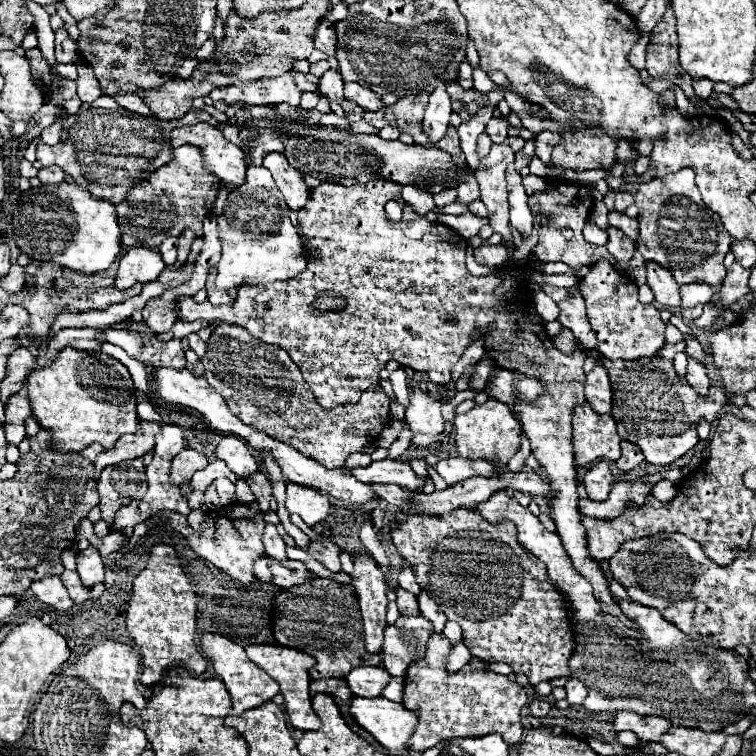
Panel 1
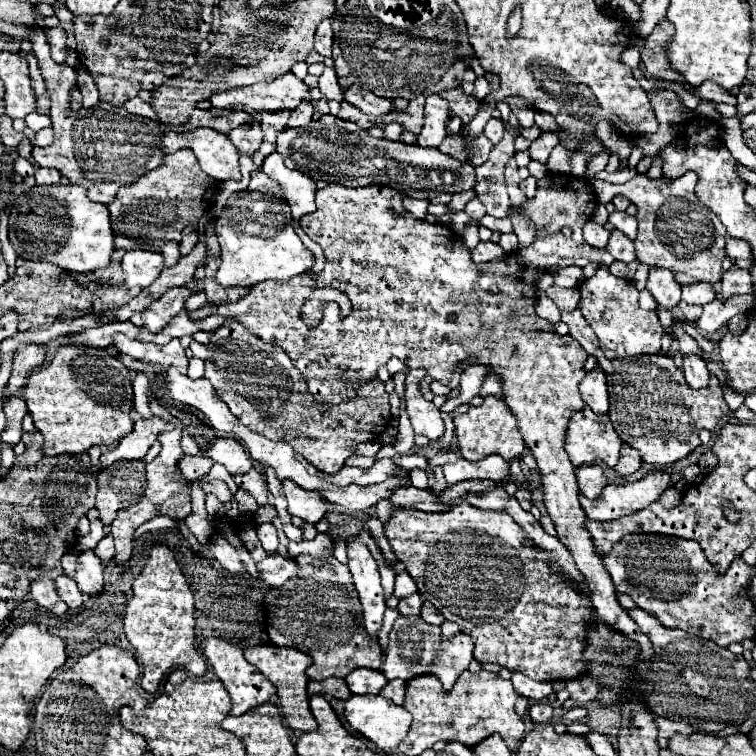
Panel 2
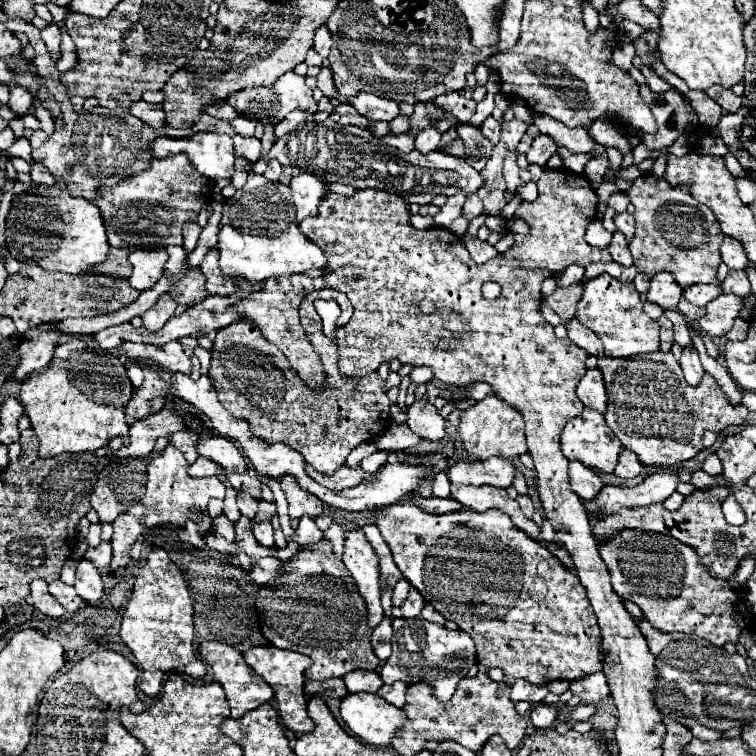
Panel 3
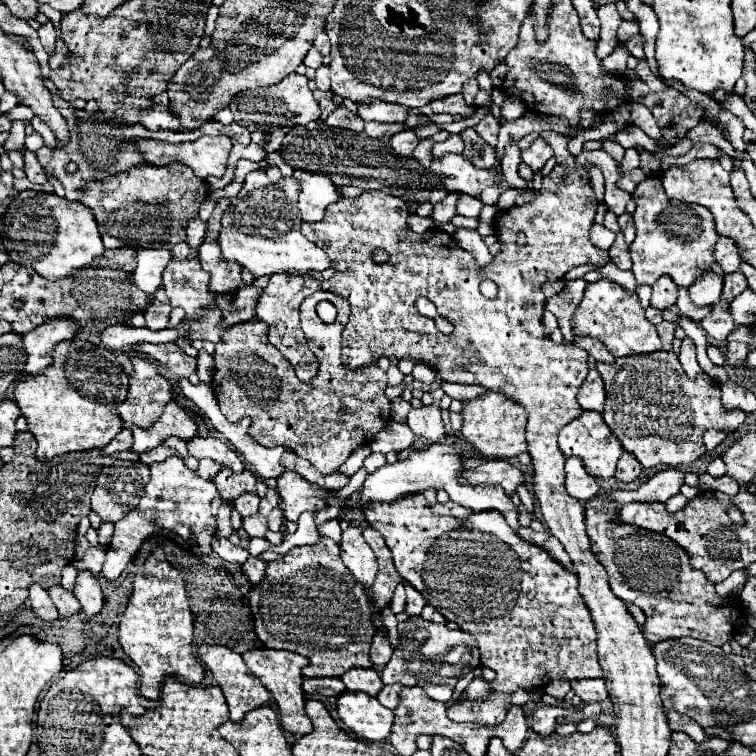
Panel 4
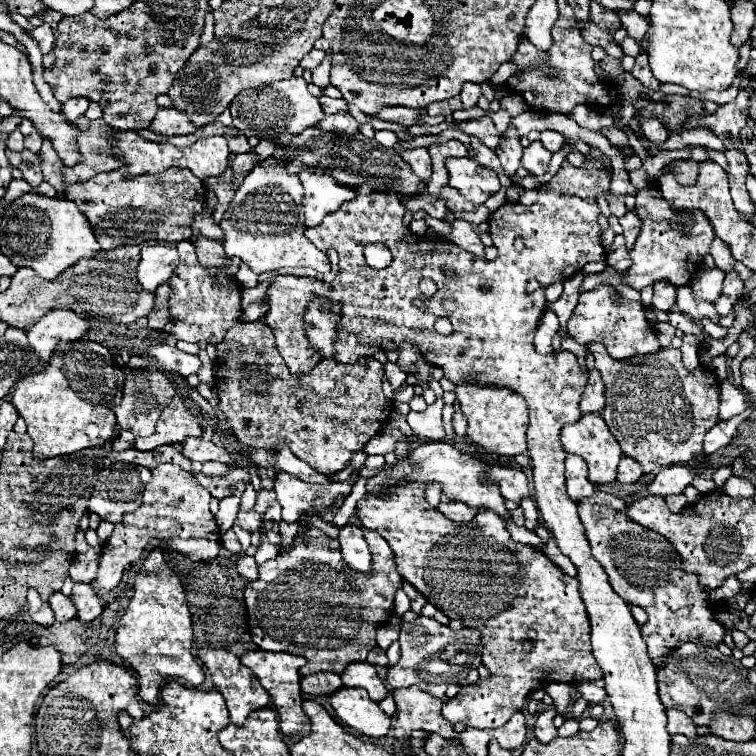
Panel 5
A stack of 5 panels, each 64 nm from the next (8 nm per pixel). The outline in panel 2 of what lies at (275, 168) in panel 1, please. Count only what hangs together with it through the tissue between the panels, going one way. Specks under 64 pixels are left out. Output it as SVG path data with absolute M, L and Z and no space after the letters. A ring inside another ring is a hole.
M276 152L270 154L262 164L262 172L282 186L286 202L292 208L294 220L300 220L302 216L316 210L316 202L314 202L314 196L318 190L316 182L310 176L300 174L298 170L286 168L280 154Z

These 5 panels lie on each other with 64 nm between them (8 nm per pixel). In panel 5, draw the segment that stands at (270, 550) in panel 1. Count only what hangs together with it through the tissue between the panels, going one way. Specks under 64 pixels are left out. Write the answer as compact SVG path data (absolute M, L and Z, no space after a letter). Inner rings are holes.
M240 510L238 512L238 524L246 532L258 532L262 526L262 514L258 514L254 510Z

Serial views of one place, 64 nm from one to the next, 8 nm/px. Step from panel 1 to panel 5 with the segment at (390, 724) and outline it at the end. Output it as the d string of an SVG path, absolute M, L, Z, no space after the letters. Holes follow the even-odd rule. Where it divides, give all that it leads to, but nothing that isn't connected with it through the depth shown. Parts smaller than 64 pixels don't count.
M340 688L340 692L330 694L330 704L336 716L362 736L382 738L390 730L392 720L368 698L364 688Z

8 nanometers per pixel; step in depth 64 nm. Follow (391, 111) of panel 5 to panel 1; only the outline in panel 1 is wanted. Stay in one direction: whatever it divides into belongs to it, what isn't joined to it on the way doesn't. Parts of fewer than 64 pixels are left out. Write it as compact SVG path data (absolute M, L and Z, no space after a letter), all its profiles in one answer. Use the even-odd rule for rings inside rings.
M356 82L344 84L344 96L346 96L346 100L362 106L368 112L376 112L380 108L386 108L386 104L382 102L382 98L376 92L372 92L370 88L364 88L364 86L356 84Z

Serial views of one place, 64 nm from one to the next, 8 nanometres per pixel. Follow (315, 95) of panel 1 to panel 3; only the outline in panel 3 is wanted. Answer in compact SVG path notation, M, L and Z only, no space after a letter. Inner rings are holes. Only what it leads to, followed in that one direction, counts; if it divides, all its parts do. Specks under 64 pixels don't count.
M296 109L288 114L288 116L275 126L275 141L287 134L294 131L299 125L307 122L311 117L309 112L302 109Z

